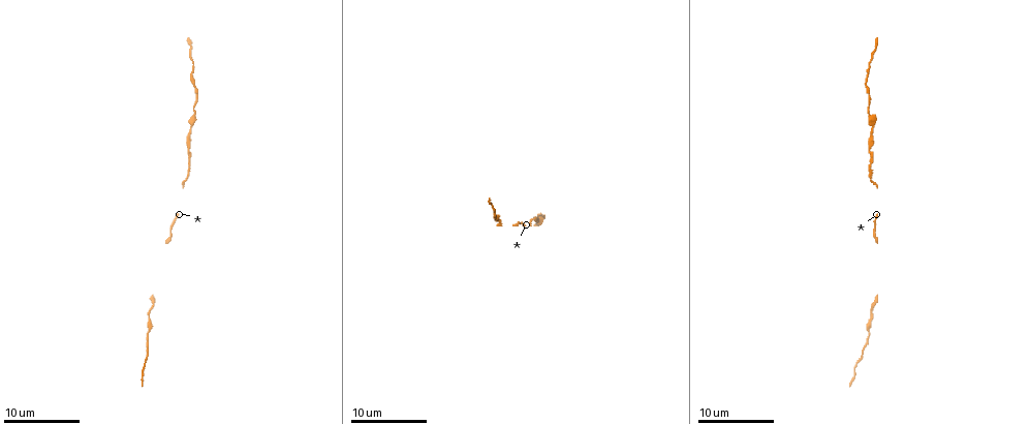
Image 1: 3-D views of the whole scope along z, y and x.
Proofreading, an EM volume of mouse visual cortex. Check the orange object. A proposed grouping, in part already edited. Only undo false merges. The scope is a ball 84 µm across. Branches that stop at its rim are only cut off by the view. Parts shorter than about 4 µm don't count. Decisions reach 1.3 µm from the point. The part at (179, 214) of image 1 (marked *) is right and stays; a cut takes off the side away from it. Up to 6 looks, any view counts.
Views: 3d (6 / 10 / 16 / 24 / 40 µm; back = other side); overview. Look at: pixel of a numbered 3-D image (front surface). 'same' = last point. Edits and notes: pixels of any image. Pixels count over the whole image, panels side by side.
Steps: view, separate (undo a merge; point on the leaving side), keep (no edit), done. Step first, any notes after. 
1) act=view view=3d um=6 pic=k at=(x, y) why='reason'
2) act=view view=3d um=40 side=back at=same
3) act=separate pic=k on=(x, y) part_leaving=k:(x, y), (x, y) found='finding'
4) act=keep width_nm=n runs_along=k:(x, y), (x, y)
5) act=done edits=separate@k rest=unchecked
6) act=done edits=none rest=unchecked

act=view view=3d um=10 pic=1 at=(876, 240) why='thick turns thin'

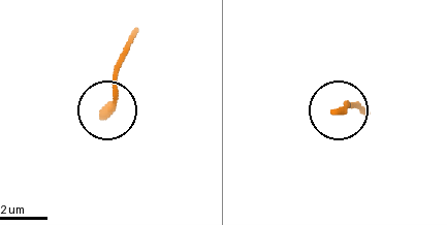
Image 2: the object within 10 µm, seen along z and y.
act=keep runs_along=2:(137, 31), (106, 109) found='continuous, no second cell'

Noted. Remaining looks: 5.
act=view view=3d um=10 pic=1 at=(867, 331) why='calibre changes'

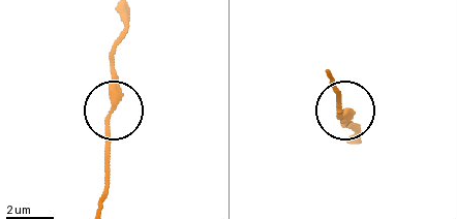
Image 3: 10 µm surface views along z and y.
act=keep found='all the same cell'

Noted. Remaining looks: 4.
act=view view=3d um=16 pic=1 at=(189, 131) why='a narrow waist'

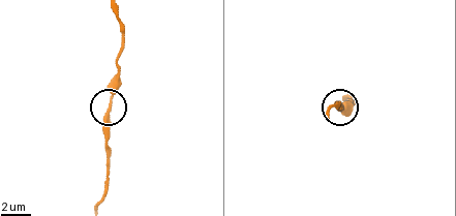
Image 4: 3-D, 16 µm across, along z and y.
act=keep found='one cell here'

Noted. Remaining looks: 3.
act=done edits=none rest=unchecked

